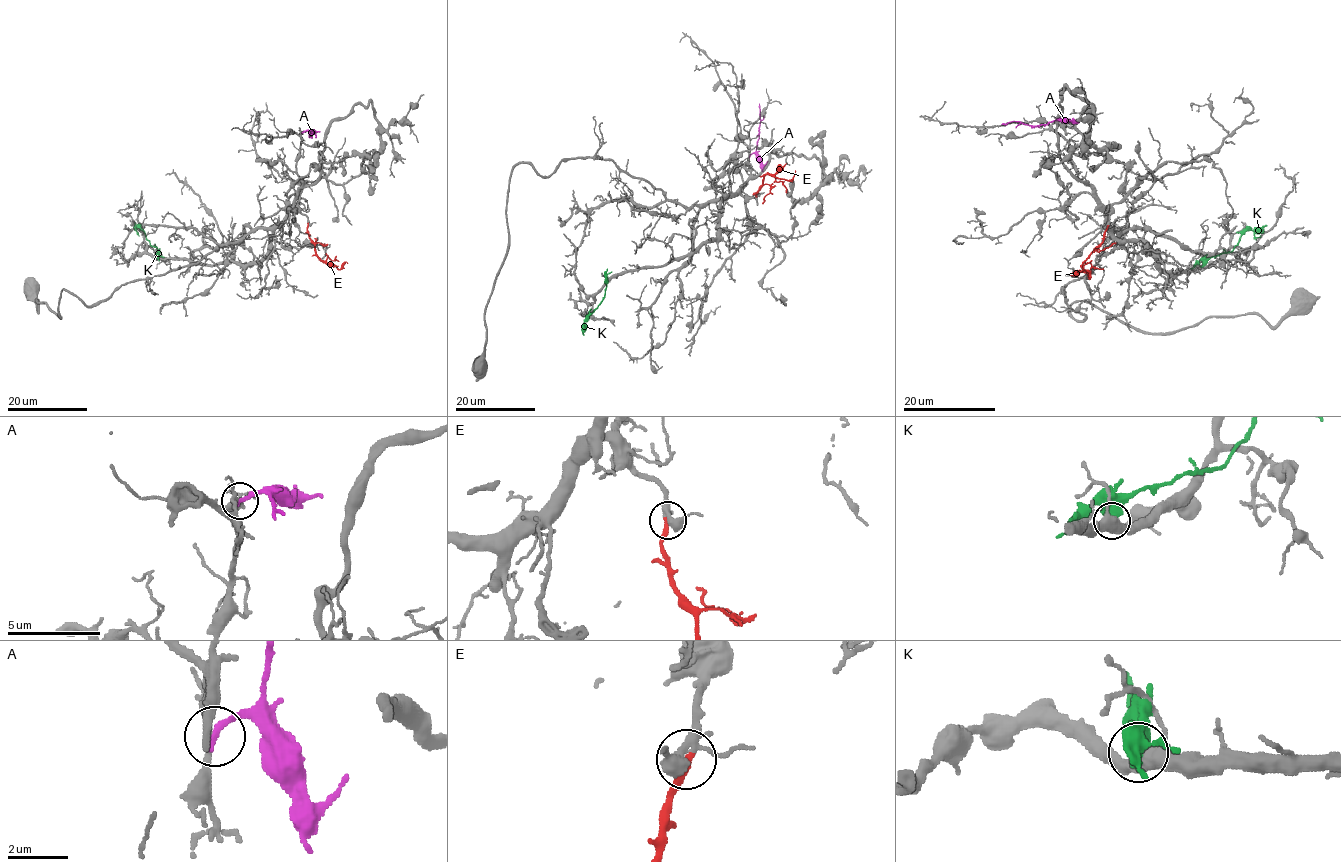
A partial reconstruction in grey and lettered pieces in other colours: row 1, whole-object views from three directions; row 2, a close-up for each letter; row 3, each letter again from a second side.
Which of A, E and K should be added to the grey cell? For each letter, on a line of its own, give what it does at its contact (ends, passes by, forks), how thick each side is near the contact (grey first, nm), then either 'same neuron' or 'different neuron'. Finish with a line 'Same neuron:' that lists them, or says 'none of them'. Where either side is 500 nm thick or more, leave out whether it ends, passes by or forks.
A: it ends there; 160 nm thick on the grey side, 240 nm on the other; different neuron
E: it ends there; 360 nm thick on the grey side, 260 nm on the other; same neuron
K: 400 nm thick on the grey side, 700 nm on the other; different neuron
Same neuron: E

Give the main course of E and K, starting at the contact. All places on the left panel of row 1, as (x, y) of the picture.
E: (308, 223), (315, 253), (339, 269), (345, 261), (347, 263)
K: (158, 257), (158, 250), (136, 222)

